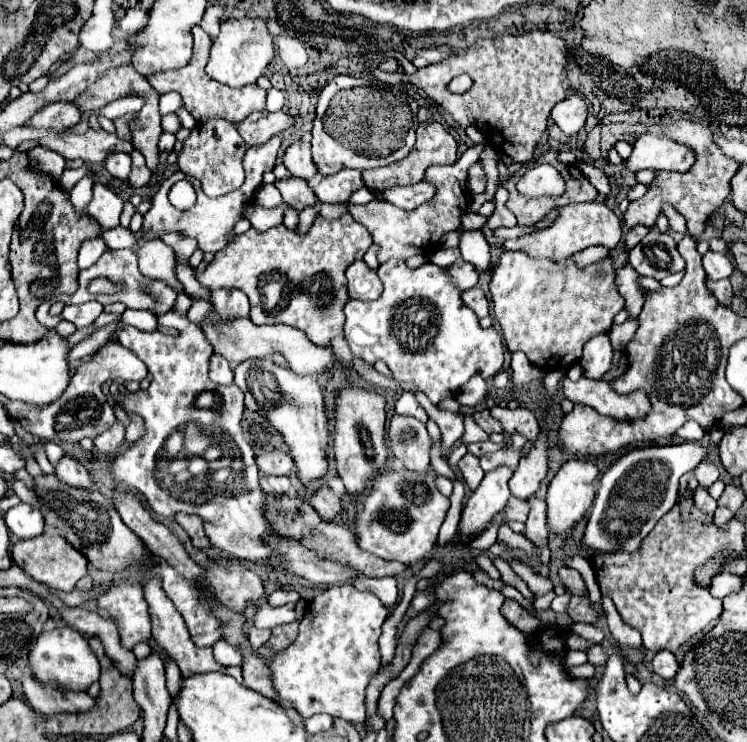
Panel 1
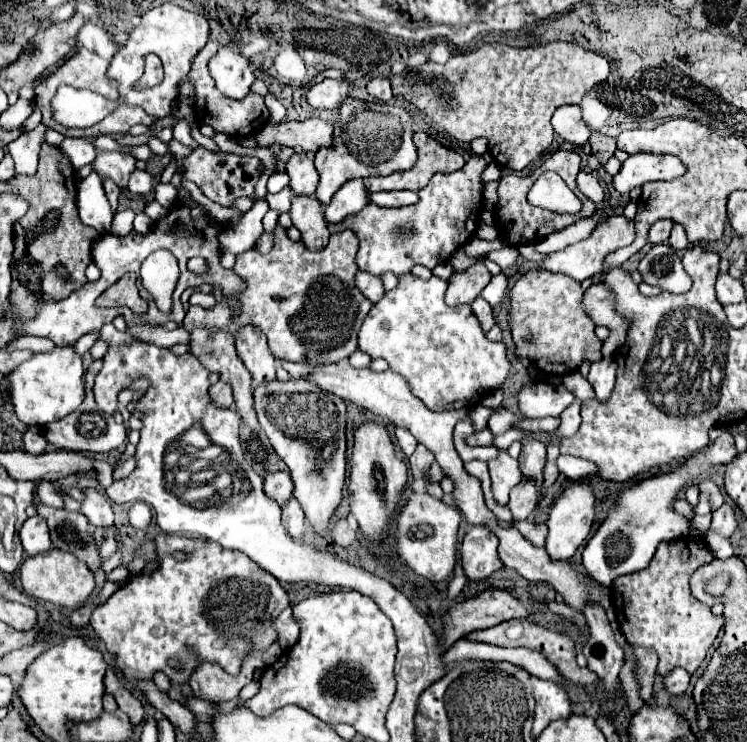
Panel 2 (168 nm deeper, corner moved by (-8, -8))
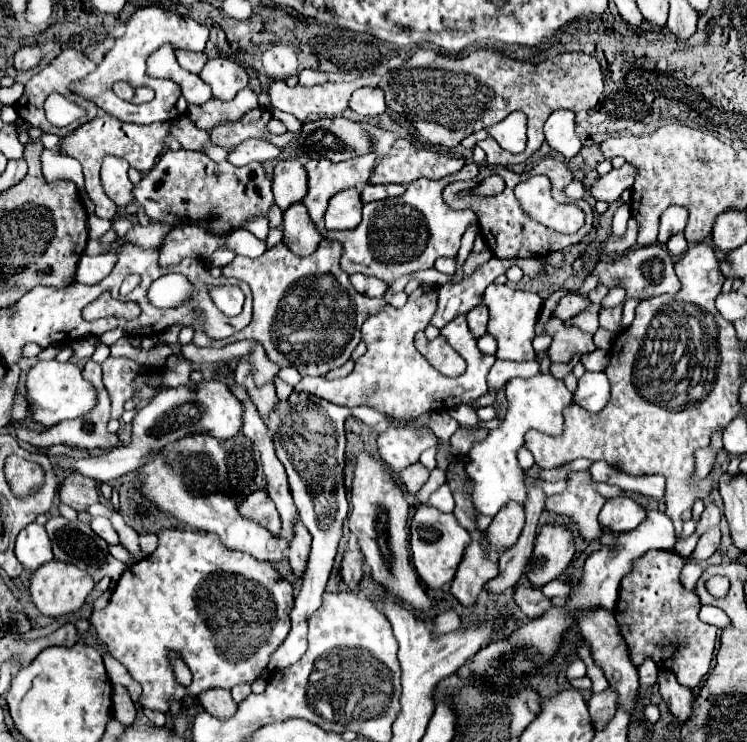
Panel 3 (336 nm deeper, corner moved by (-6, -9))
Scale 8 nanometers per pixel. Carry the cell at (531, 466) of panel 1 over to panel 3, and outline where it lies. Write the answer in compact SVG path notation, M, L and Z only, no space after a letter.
M509 502L499 510L497 516L493 516L493 522L489 524L485 532L485 546L489 552L505 552L511 548L525 524L525 508L517 502Z

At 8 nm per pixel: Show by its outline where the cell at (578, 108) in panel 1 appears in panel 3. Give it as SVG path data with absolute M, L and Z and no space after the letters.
M555 110L545 122L545 140L547 144L563 154L565 160L573 158L581 150L581 140L575 134L575 114L569 110Z

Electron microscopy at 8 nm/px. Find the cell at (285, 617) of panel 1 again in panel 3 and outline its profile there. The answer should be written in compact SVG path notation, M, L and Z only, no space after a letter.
M207 690L199 694L199 704L215 718L231 718L237 710L237 702L231 698L229 690Z

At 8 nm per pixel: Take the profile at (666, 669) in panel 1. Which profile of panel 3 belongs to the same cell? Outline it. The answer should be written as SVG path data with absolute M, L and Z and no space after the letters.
M659 670L657 682L659 682L659 692L663 696L663 702L669 706L669 712L681 724L685 724L693 714L693 702L695 702L693 692L681 686L675 680L675 674L671 674L671 670Z

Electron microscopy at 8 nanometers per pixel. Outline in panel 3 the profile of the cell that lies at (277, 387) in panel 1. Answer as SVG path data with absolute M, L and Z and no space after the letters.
M293 392L289 400L279 402L277 408L265 418L269 432L273 434L273 444L277 450L277 458L283 462L289 486L293 492L293 500L299 508L299 520L313 536L309 564L303 576L303 586L299 596L295 598L295 606L291 610L291 632L285 642L271 656L269 668L283 670L295 664L307 652L307 618L321 606L321 596L325 592L325 584L329 580L329 572L333 568L333 560L337 554L337 546L341 540L341 524L347 516L347 498L343 488L343 452L345 452L345 432L343 422L347 418L347 408L337 404L317 404L315 398L309 400L299 392Z

